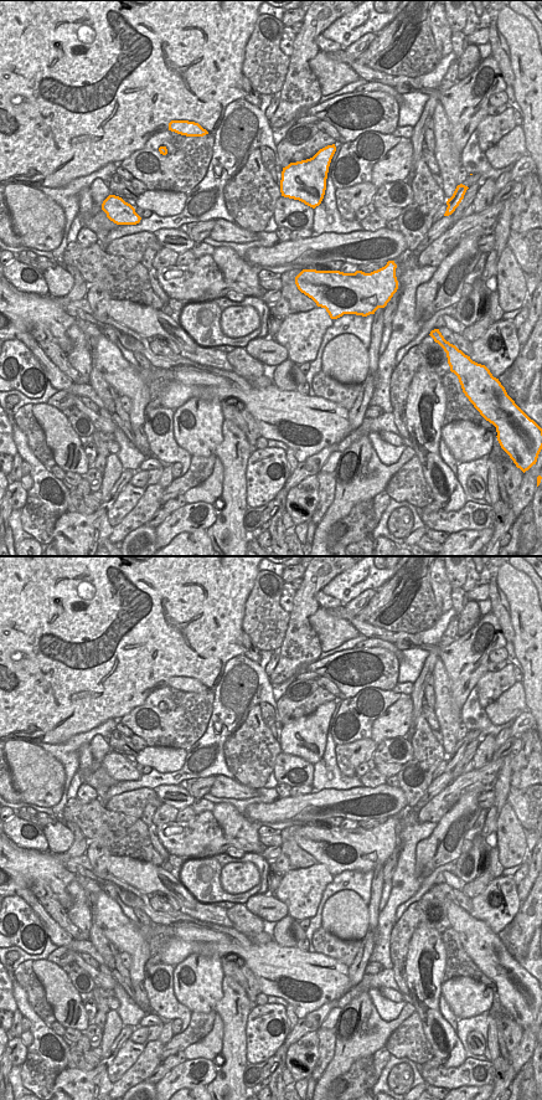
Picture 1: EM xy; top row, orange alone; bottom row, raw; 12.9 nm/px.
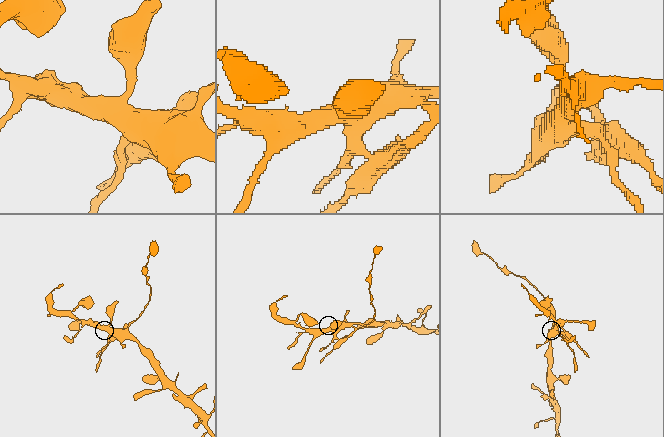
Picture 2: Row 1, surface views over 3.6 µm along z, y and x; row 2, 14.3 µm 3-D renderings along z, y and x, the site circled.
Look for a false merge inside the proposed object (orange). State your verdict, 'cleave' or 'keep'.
cleave

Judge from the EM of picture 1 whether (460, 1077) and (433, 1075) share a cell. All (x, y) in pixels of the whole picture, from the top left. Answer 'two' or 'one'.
one

